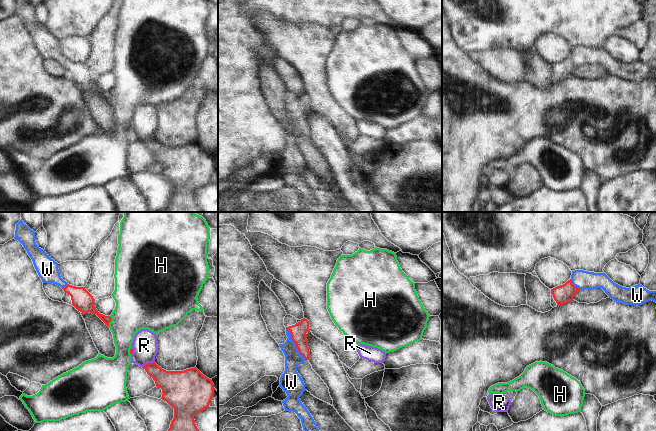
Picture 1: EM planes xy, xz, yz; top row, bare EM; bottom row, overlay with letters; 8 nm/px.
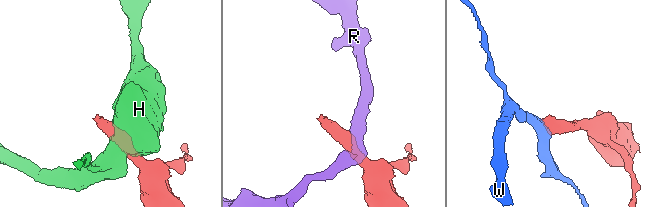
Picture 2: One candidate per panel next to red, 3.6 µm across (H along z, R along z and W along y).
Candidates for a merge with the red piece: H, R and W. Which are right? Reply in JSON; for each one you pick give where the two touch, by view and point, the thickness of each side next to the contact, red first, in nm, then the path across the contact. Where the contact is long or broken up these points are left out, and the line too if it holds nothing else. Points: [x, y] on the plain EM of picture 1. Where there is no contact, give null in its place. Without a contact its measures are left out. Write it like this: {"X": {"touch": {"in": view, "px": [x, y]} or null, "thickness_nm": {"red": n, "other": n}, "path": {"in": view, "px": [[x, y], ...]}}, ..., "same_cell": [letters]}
{"W": {"touch": {"in": "xz", "px": [295, 120]}, "thickness_nm": {"red": 130, "other": 140}, "path": {"in": "xz", "px": [[298, 107], [295, 120], [295, 131], [293, 134]]}}, "same_cell": ["W"]}

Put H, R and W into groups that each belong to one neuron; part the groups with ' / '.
H / R / W

